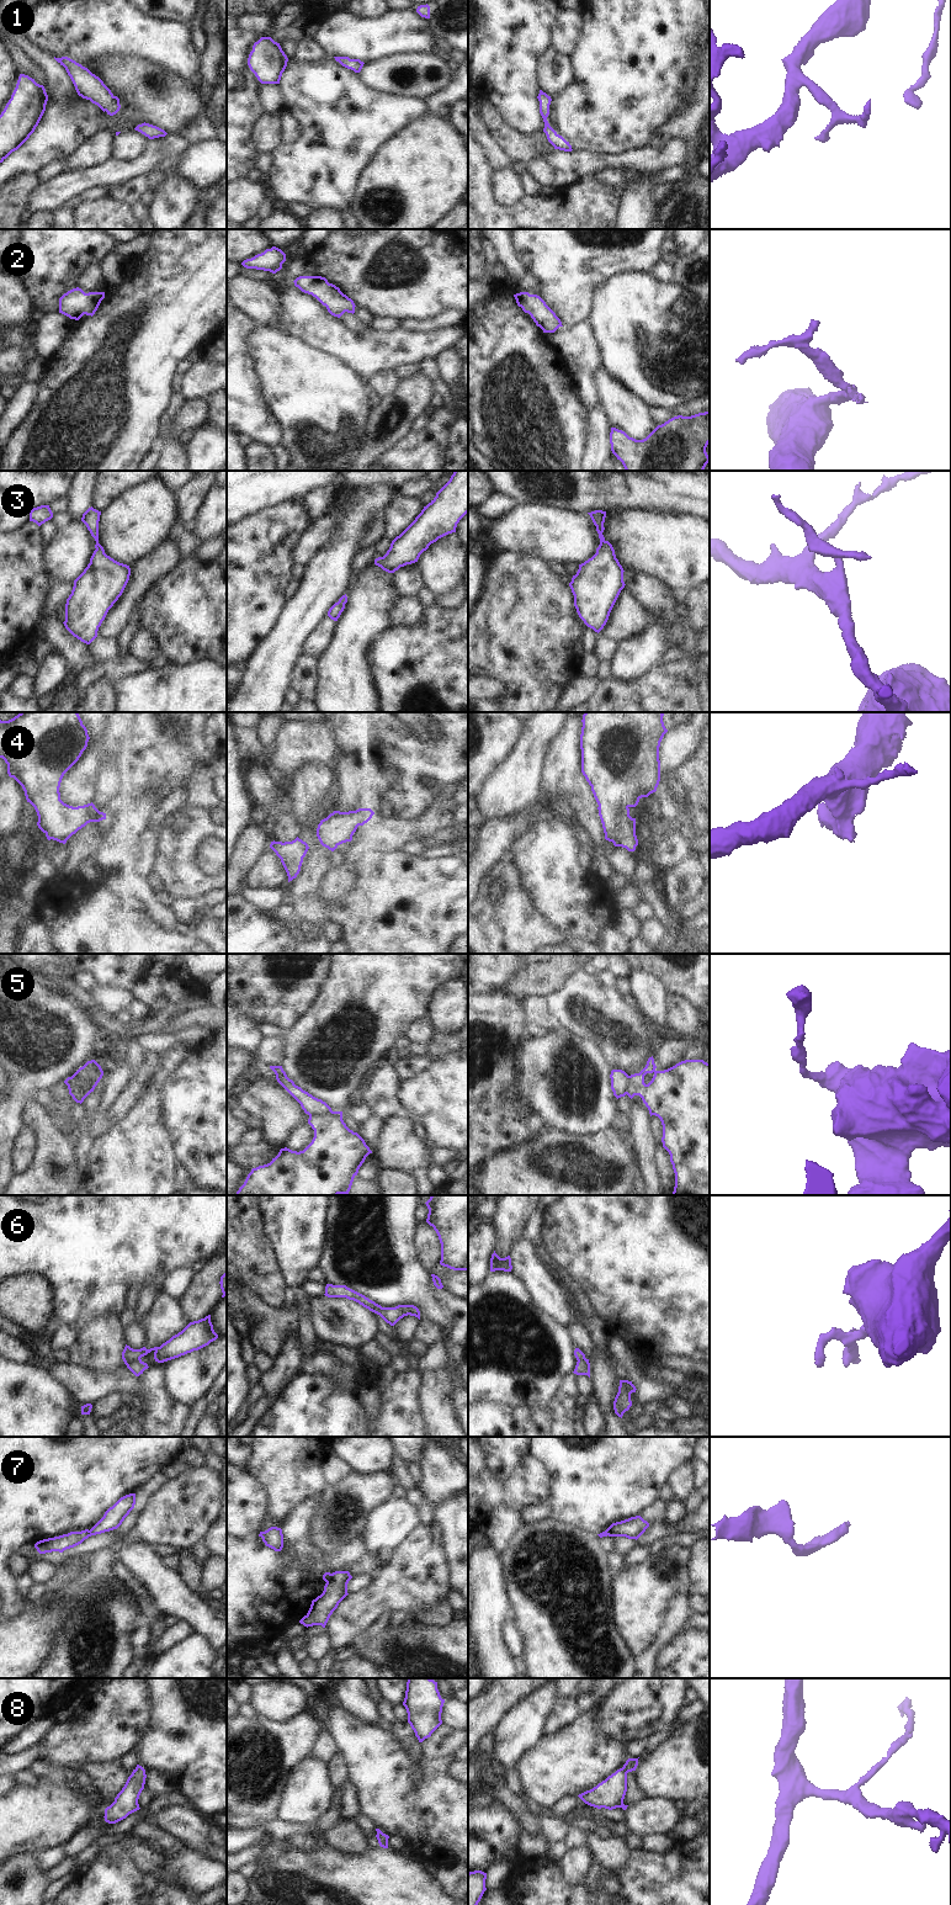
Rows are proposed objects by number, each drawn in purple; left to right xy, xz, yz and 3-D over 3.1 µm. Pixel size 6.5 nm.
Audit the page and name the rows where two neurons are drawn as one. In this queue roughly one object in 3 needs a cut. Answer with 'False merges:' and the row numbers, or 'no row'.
False merges: 5, 6, 7

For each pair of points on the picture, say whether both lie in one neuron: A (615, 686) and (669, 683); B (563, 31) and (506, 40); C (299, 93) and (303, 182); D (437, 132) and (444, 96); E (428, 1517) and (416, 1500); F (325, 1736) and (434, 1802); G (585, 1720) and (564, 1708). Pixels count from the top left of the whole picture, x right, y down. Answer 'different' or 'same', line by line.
A: same
B: different
C: same
D: different
E: same
F: different
G: different

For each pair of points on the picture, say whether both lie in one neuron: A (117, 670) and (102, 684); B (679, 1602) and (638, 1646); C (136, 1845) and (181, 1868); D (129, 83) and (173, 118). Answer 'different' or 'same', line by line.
A: different
B: different
C: same
D: same

